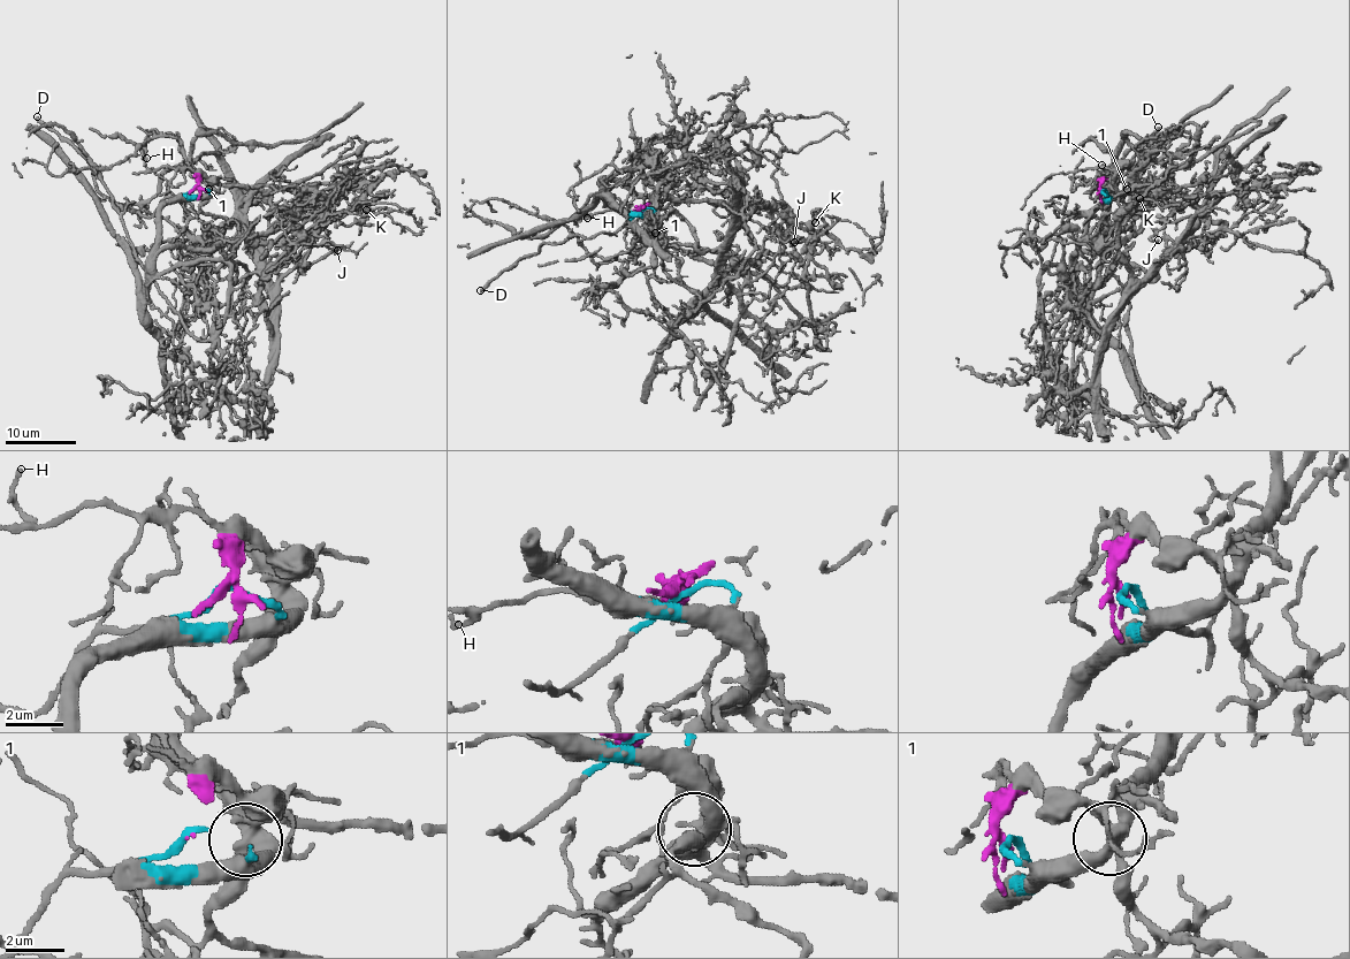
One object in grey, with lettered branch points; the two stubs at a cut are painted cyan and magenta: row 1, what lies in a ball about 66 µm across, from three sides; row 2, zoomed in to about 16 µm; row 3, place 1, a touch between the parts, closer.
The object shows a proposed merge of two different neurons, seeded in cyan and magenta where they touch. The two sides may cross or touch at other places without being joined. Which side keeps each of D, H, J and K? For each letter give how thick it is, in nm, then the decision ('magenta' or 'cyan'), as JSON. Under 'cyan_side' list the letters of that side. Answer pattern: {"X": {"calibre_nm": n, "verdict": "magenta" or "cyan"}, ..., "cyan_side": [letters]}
{"D": {"calibre_nm": 260, "verdict": "cyan"}, "H": {"calibre_nm": 110, "verdict": "magenta"}, "J": {"calibre_nm": 140, "verdict": "magenta"}, "K": {"calibre_nm": 140, "verdict": "magenta"}, "cyan_side": ["D"]}

